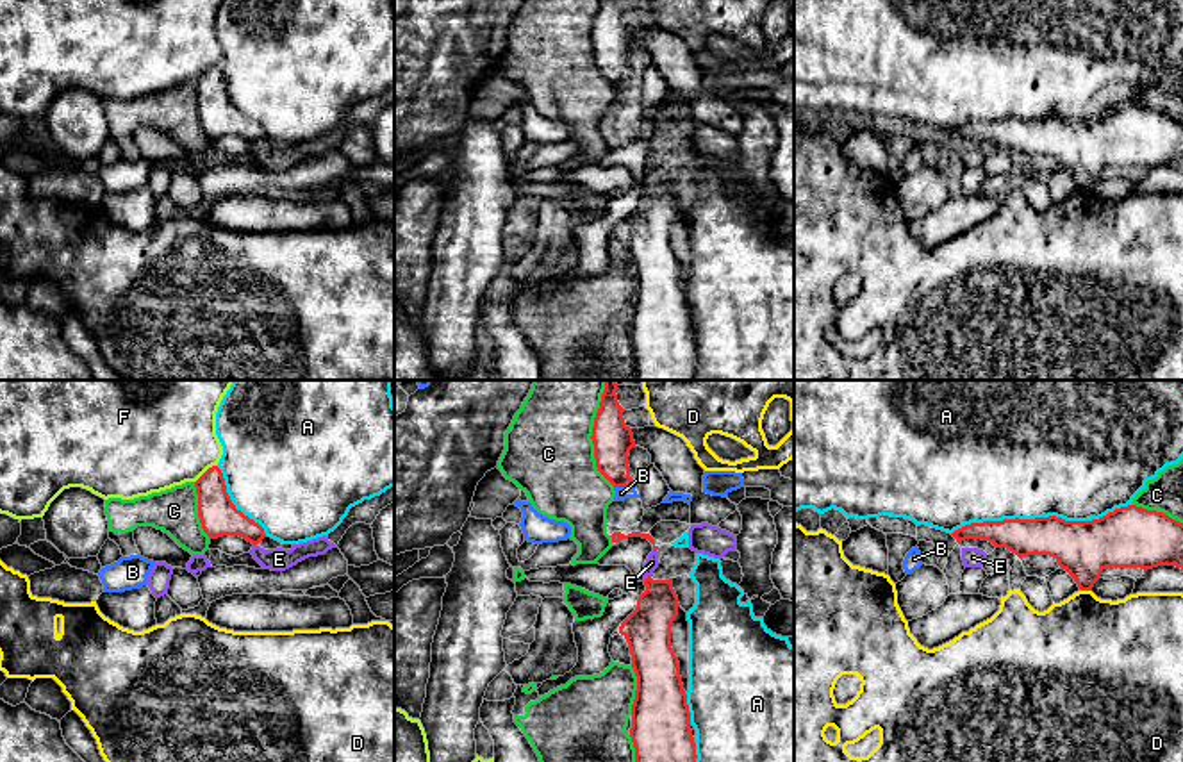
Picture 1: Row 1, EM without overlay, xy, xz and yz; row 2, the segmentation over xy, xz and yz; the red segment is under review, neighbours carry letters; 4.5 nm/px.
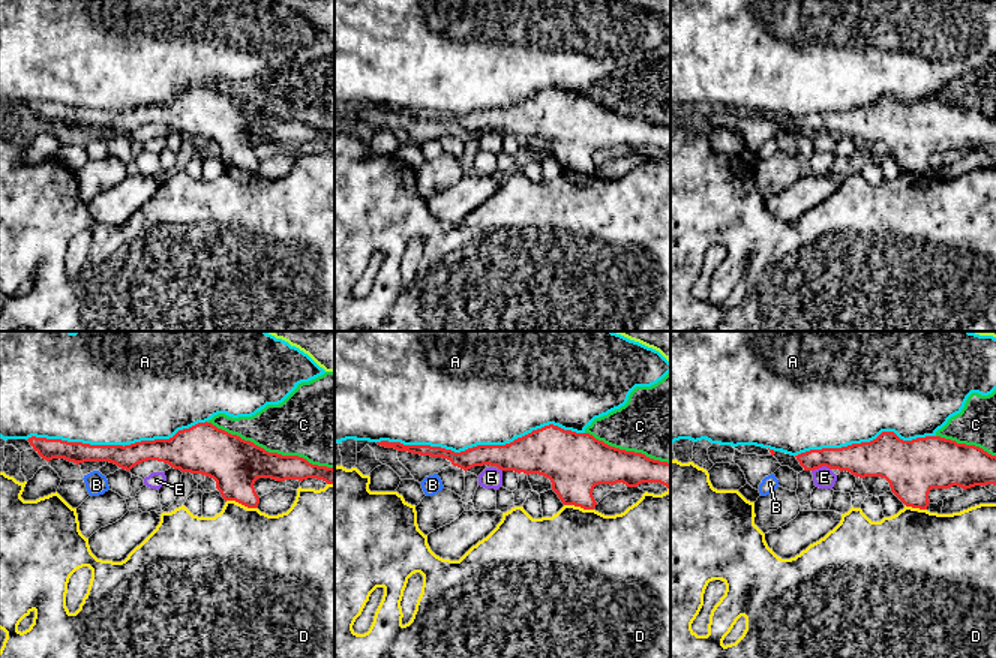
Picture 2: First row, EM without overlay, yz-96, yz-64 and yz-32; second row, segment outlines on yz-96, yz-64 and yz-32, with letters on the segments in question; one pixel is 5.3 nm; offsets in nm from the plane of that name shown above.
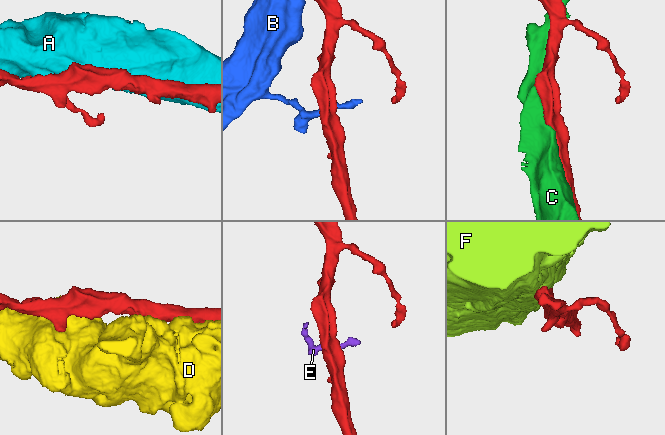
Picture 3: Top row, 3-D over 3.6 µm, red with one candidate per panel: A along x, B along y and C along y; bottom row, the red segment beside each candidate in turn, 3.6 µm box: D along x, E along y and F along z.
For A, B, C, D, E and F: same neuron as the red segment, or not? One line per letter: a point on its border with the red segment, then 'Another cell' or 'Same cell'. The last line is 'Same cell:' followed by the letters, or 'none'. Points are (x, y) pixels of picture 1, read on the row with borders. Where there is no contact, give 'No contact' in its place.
A: Touches red at yz (1041, 518). Another cell
B: Touches red at xz (625, 486). Another cell
C: Touches red at xz (593, 434). Another cell
D: Touches red at yz (1087, 589). Another cell
E: Touches red at xz (646, 579). Another cell
F: Touches red at xy (206, 472). Another cell
Same cell: none

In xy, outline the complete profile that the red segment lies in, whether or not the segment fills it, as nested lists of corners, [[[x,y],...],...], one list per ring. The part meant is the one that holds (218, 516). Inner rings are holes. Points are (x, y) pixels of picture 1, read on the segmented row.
[[[218,466],[209,468],[194,482],[194,487],[198,494],[198,518],[203,532],[211,539],[239,535],[257,546],[266,537],[259,523],[236,509]]]

